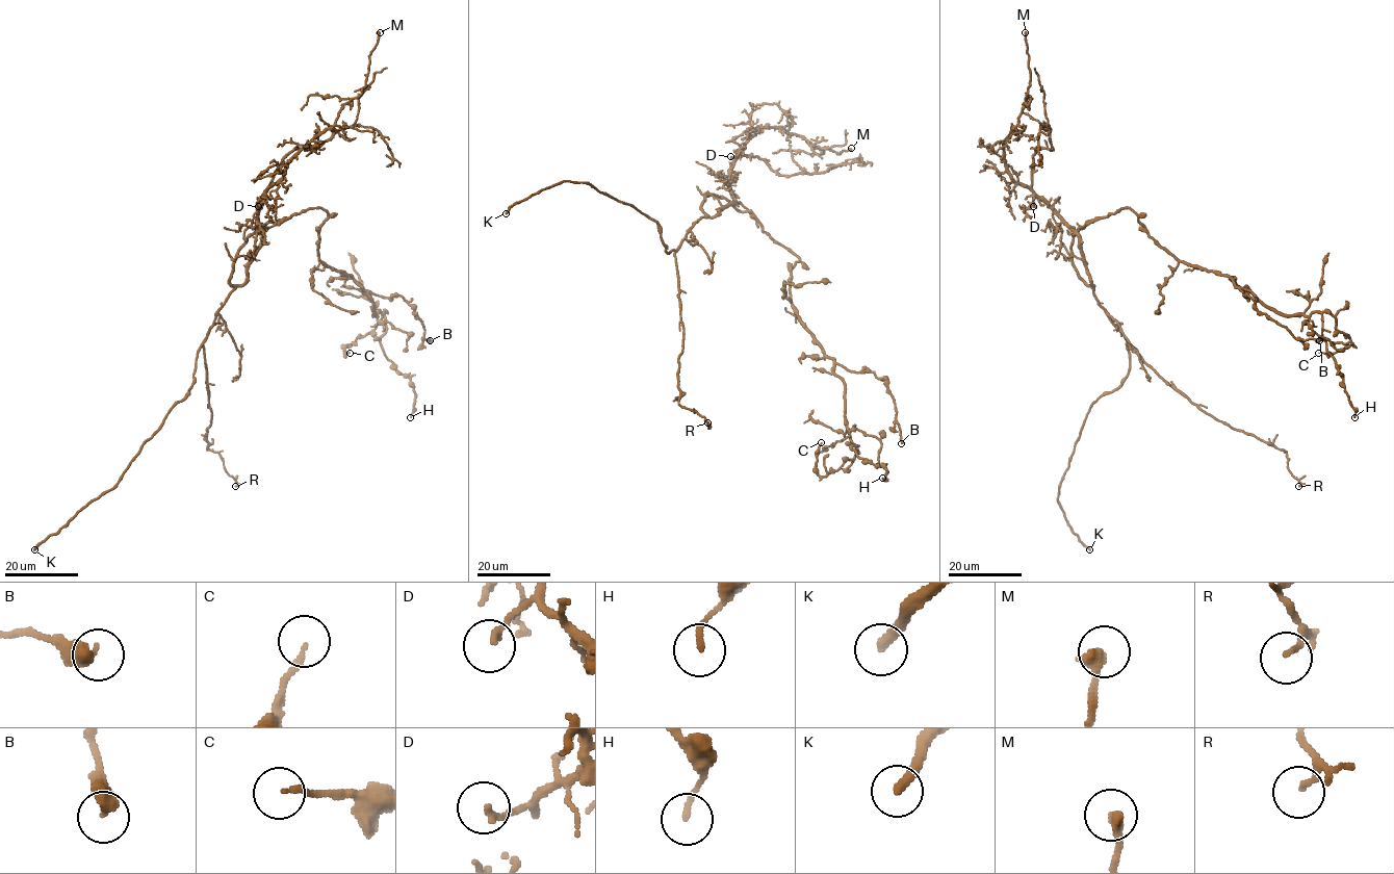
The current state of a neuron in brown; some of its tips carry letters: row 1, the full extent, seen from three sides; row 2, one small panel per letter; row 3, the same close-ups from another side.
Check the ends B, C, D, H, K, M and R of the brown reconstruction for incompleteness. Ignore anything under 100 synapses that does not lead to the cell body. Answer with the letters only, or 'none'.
K

